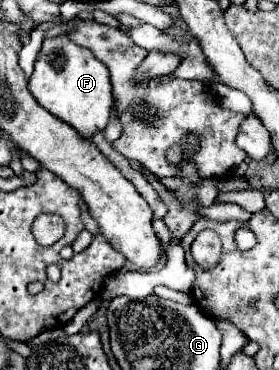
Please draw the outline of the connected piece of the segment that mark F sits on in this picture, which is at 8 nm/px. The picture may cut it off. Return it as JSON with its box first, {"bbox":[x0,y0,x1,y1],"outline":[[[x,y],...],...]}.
{"bbox":[28,35,112,139],"outline":[[[66,35],[44,39],[34,73],[28,81],[28,89],[46,111],[74,127],[84,139],[90,139],[92,133],[102,131],[110,121],[112,85],[108,69],[92,57],[92,51],[78,47]]]}

